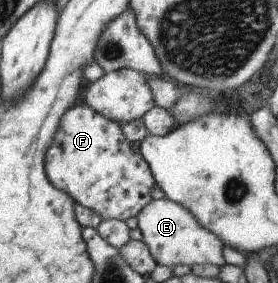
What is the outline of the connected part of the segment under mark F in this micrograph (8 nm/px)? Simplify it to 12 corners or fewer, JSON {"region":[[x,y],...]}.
{"region":[[59,117],[47,181],[100,220],[137,217],[151,172],[119,124]]}

